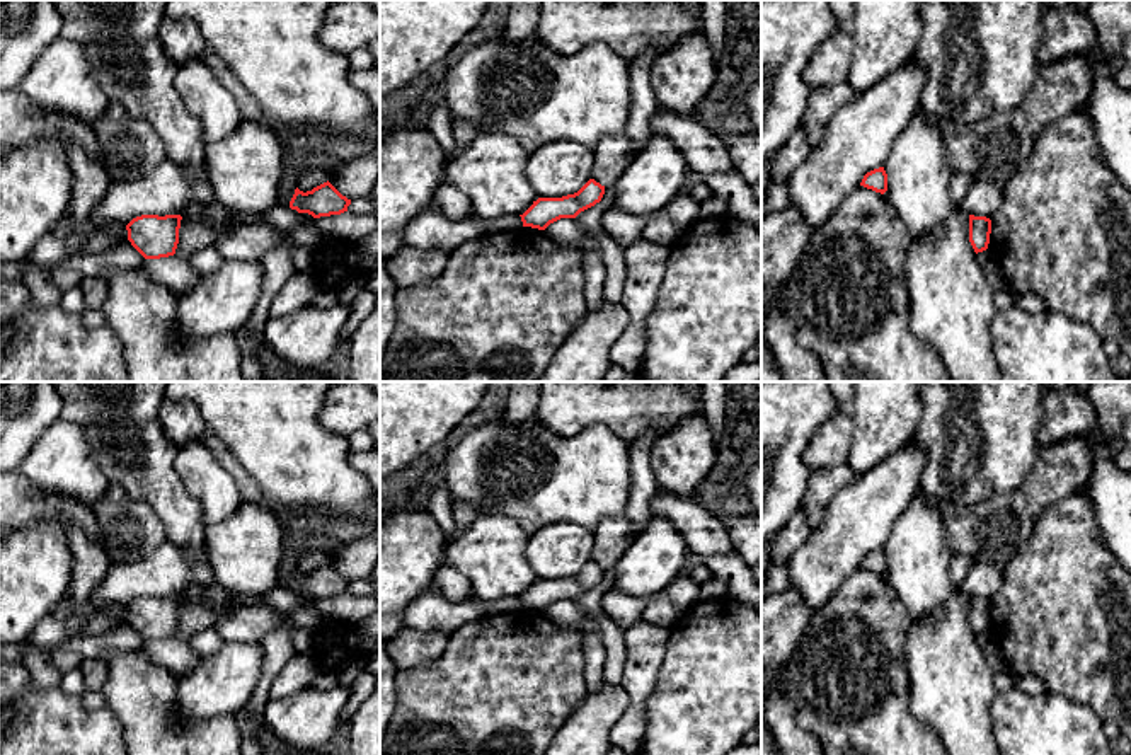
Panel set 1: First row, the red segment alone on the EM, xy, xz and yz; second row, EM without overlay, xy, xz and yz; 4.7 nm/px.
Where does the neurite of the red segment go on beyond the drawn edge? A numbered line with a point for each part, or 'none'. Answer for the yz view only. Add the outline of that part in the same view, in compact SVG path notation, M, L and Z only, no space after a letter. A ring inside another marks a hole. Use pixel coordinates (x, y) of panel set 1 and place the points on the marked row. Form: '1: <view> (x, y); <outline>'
none

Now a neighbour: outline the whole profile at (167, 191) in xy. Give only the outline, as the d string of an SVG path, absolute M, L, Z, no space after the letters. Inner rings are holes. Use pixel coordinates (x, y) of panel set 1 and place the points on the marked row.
M165 157L153 174L138 181L112 181L107 193L92 206L89 225L128 225L141 215L181 215L192 205L215 205L216 196L208 182L192 184L186 172Z

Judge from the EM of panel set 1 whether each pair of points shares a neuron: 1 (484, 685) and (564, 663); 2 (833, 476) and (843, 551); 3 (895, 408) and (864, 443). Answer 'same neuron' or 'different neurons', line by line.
1: same neuron
2: different neurons
3: same neuron

